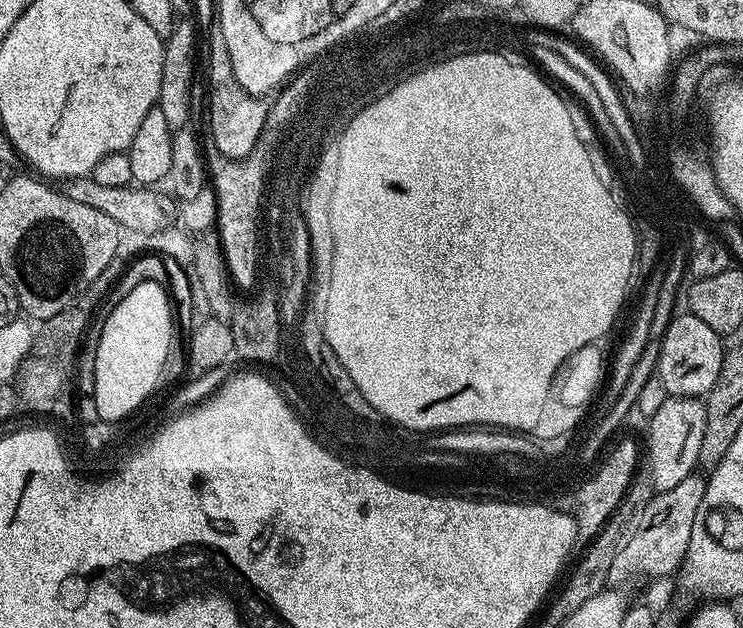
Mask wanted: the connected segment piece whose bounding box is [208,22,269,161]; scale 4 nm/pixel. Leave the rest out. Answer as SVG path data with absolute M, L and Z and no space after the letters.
M218 22L211 25L210 62L208 64L208 116L210 134L215 151L226 159L241 160L254 148L267 117L269 105L259 97L250 95L239 86L230 63L229 50Z

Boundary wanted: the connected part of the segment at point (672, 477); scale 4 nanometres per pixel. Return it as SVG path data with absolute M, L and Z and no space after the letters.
M669 396L666 402L662 402L662 407L659 408L658 414L654 414L647 421L648 424L648 465L646 471L652 477L652 484L656 488L657 493L671 490L674 486L678 486L678 482L682 482L682 478L693 475L697 471L700 459L698 458L698 450L702 450L702 434L706 430L706 410L704 404L695 396Z

